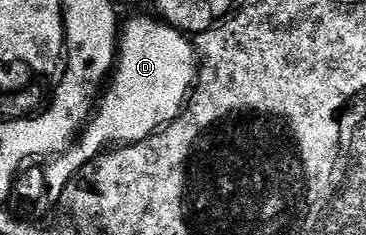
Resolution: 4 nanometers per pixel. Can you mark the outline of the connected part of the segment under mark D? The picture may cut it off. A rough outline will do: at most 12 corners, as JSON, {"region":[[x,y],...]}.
{"region":[[154,16],[122,26],[117,64],[70,149],[44,164],[24,218],[49,216],[108,146],[176,121],[195,46]]}

